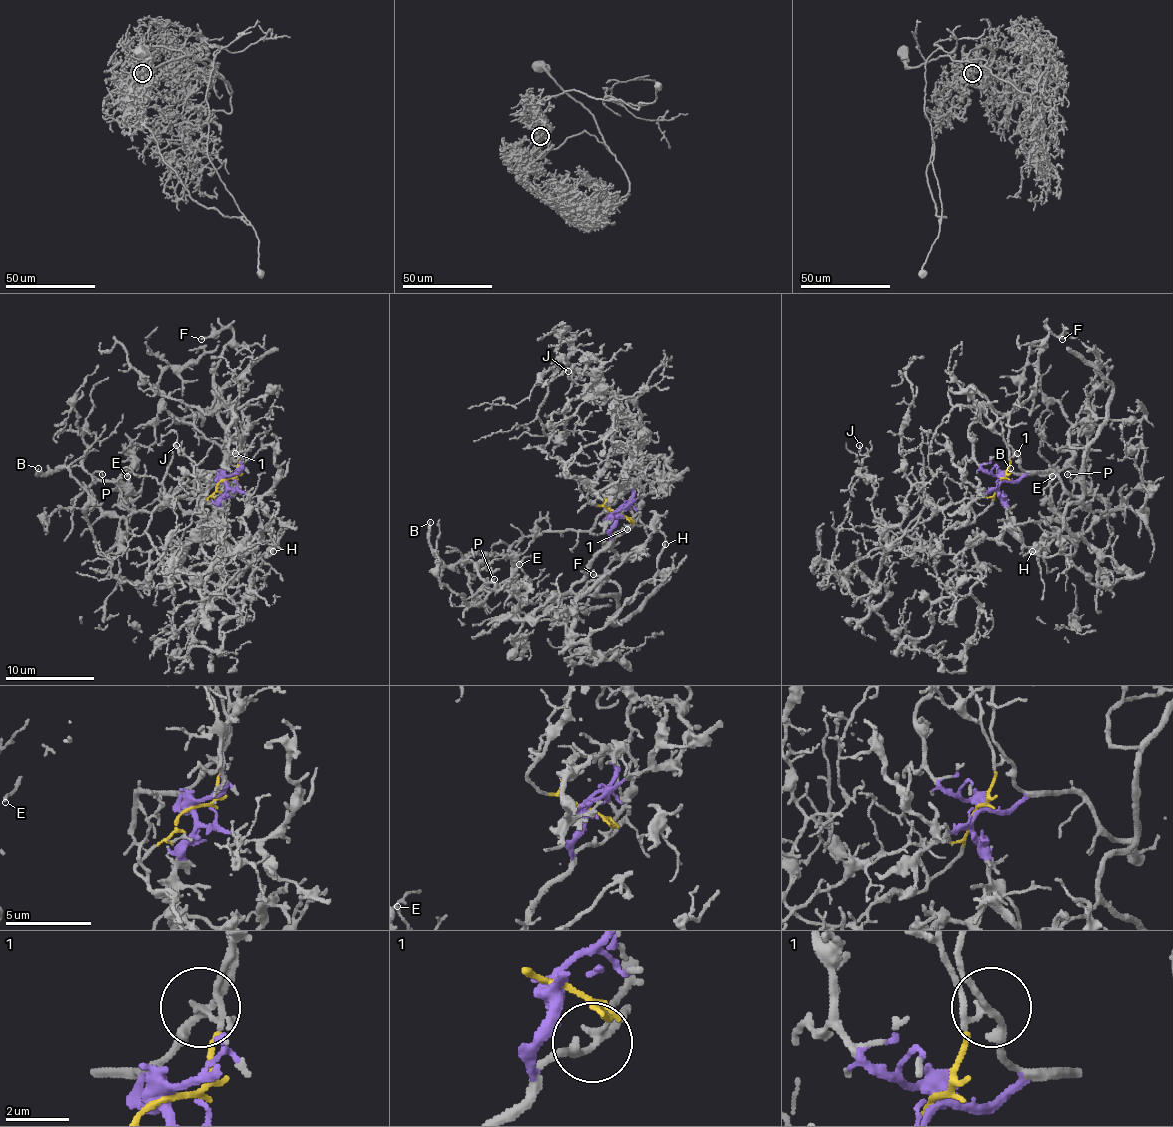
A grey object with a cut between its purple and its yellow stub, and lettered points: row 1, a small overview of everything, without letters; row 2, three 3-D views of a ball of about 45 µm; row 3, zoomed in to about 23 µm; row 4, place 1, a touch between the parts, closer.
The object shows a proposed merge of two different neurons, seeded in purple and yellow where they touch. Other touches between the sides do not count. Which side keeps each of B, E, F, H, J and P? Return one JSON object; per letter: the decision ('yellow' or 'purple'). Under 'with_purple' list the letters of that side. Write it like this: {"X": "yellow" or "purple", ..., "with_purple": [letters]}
{"B": "purple", "E": "purple", "F": "purple", "H": "purple", "J": "yellow", "P": "purple", "with_purple": ["B", "E", "F", "H", "P"]}

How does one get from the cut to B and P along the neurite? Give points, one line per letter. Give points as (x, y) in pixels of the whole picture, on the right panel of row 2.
B: (1000, 479), (1054, 472), (1100, 512), (1071, 555), (1054, 506), (1054, 470), (1009, 468)
P: (1000, 479), (1054, 472), (1069, 495), (1091, 510), (1105, 510), (1105, 501), (1076, 481), (1076, 474), (1067, 474)

